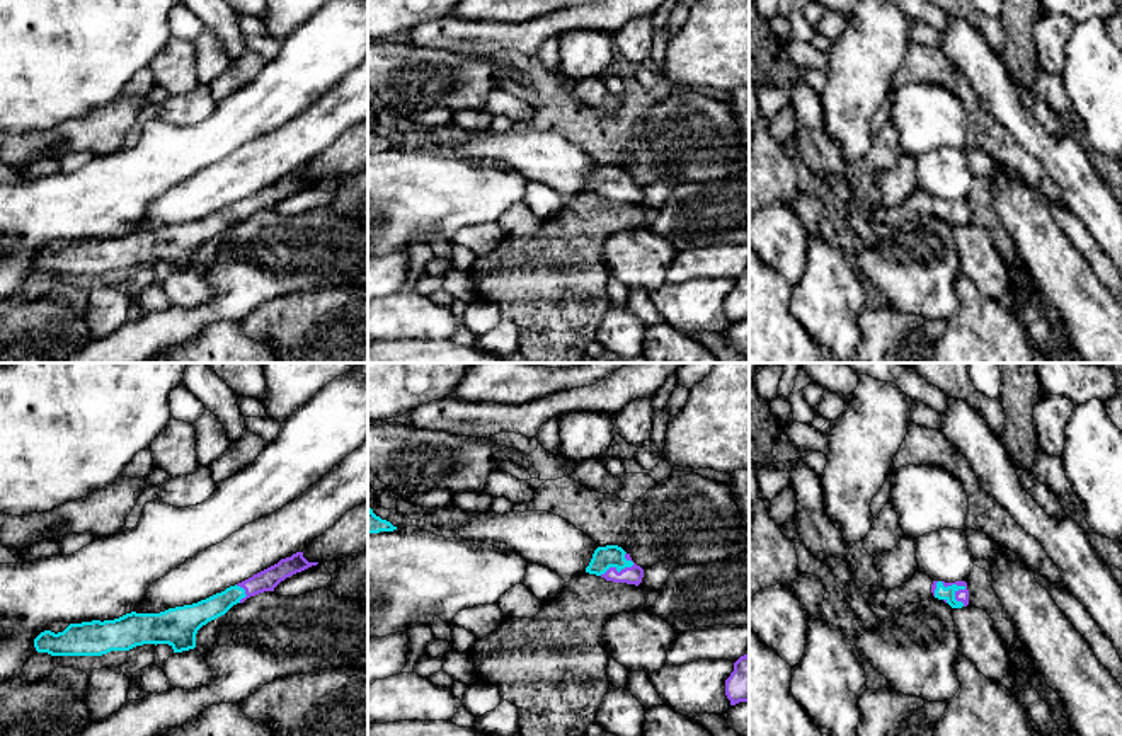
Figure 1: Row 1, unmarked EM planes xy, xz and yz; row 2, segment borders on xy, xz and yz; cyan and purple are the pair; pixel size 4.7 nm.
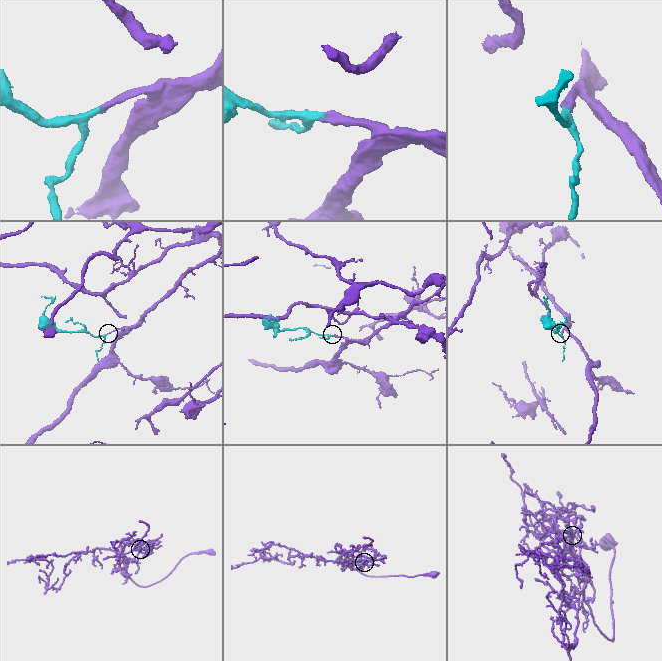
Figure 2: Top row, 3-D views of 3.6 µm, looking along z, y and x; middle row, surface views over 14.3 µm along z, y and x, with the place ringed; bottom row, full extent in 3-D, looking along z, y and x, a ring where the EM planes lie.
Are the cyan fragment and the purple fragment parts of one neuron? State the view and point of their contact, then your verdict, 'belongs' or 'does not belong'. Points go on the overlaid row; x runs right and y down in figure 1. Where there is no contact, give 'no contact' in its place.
contact yz (957, 586); belongs

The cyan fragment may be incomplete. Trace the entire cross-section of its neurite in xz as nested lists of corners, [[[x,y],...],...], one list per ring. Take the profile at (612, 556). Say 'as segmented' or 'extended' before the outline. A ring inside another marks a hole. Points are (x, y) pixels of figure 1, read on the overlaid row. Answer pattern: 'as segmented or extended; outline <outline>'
extended; outline [[[618,545],[598,547],[586,572],[601,576],[606,581],[635,586],[638,586],[644,578],[644,569]]]

